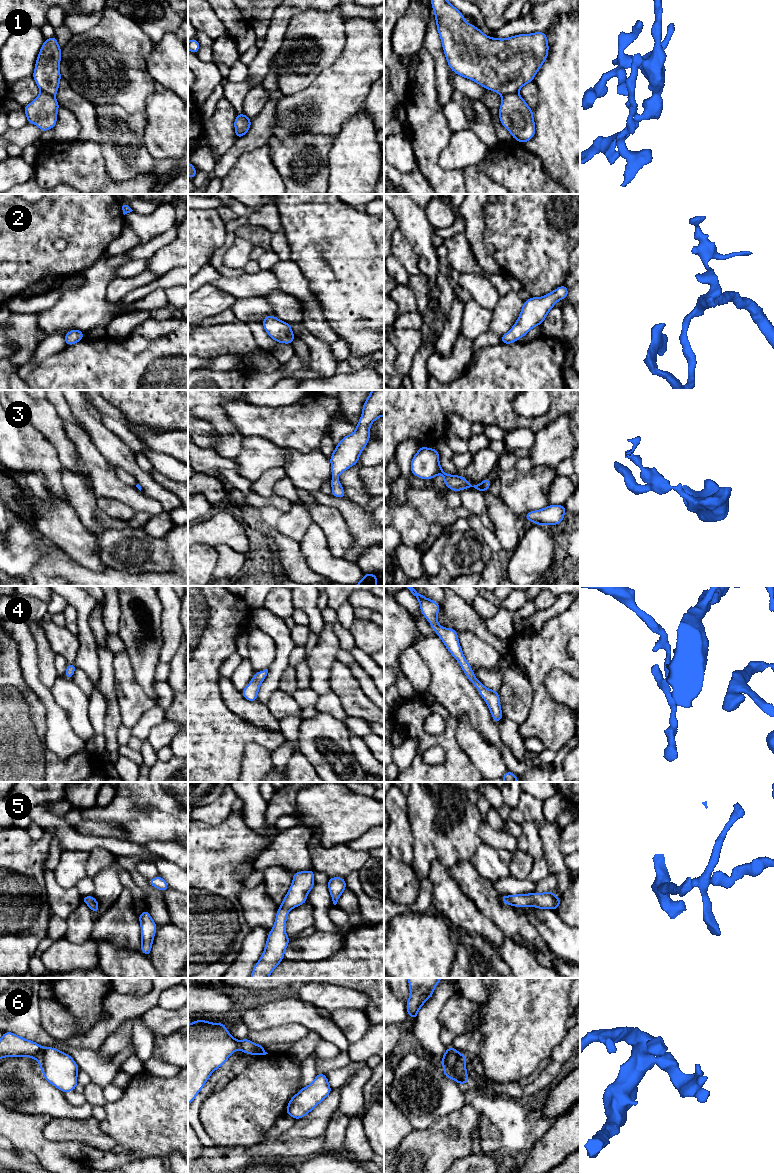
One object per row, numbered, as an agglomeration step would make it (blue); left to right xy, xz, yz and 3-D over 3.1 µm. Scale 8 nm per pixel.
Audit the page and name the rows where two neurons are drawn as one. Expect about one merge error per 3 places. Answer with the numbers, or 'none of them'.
6

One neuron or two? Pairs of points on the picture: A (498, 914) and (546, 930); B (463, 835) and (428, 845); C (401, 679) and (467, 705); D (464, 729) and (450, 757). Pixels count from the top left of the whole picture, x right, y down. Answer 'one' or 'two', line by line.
A: two
B: one
C: two
D: two

